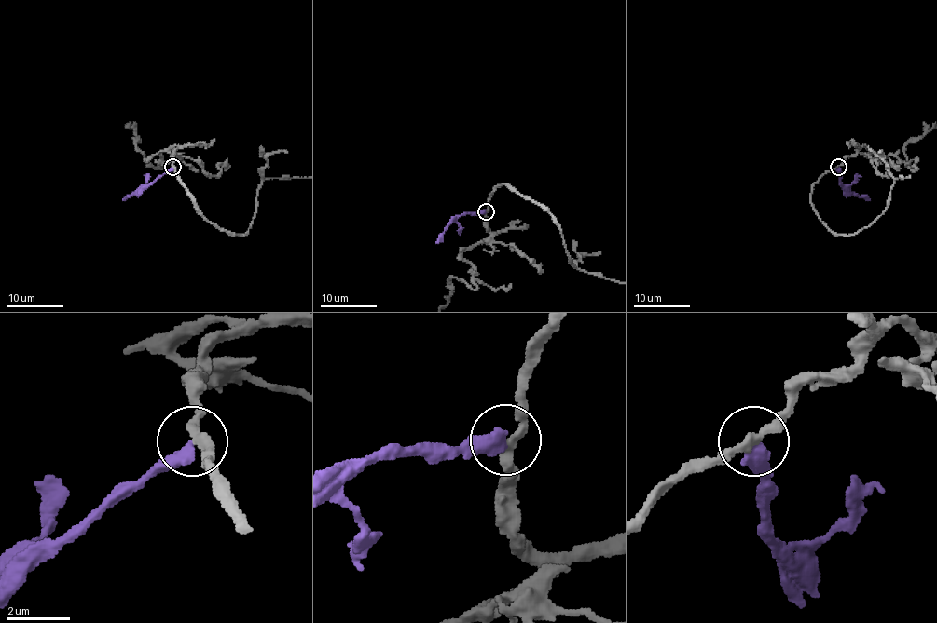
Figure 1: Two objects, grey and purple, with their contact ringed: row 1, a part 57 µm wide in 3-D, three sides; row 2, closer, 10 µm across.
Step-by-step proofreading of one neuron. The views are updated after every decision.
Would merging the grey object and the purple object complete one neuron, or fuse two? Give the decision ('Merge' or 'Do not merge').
Do not merge

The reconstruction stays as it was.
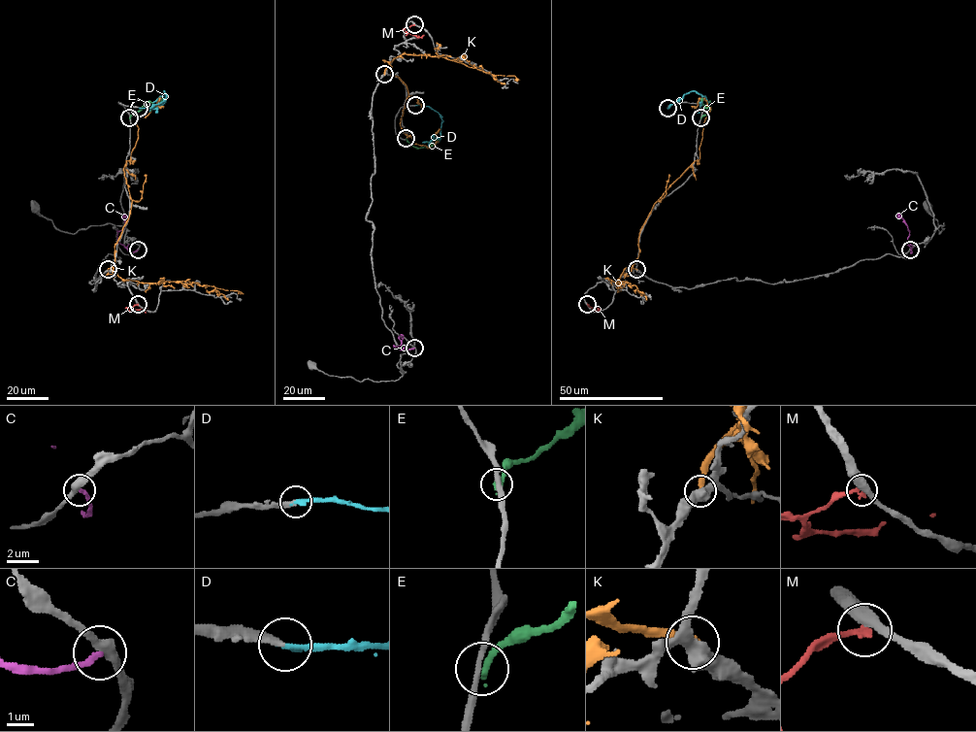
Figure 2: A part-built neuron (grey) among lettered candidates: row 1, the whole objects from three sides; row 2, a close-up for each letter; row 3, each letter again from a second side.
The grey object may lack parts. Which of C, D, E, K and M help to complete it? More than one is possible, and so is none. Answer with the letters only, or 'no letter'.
D

